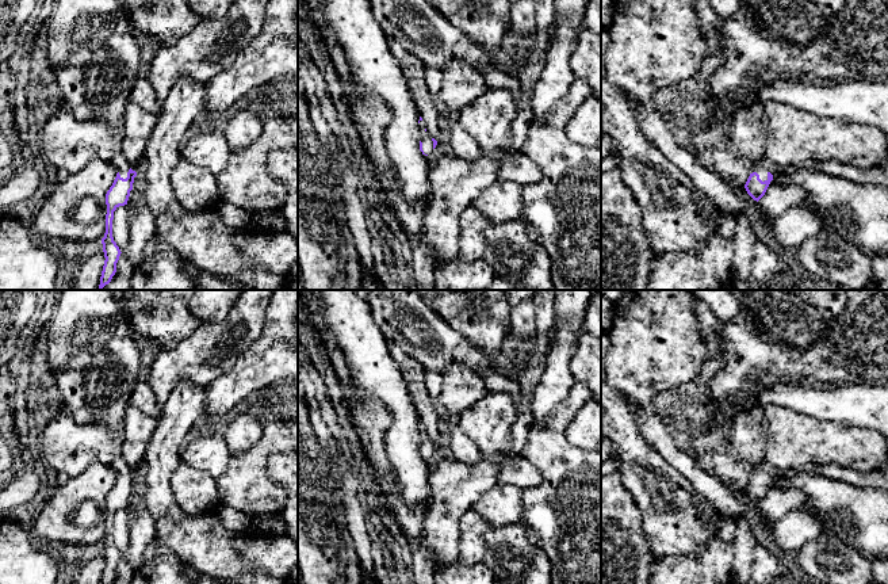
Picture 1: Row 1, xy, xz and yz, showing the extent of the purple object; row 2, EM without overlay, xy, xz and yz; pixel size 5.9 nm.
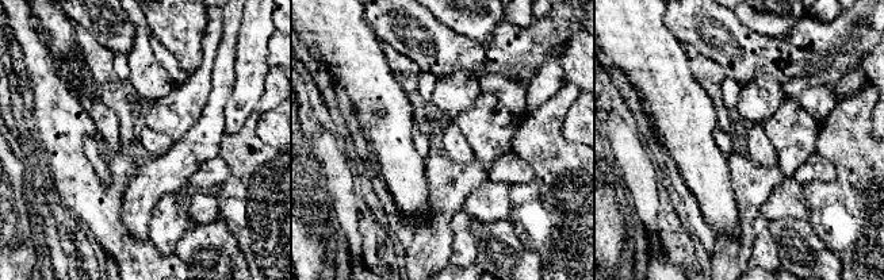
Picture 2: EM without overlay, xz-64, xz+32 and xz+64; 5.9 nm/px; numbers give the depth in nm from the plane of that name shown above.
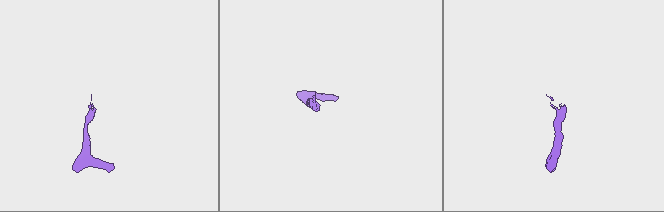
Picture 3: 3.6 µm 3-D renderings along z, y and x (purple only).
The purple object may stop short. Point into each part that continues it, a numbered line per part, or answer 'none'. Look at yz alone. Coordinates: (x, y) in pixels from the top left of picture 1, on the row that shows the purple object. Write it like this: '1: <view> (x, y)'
1: yz (758, 167)

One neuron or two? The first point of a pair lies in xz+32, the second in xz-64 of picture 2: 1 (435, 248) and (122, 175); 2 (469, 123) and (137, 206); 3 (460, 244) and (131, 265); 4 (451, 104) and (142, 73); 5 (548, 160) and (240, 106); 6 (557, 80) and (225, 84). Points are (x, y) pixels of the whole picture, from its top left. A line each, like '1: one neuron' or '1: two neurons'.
1: two neurons
2: two neurons
3: two neurons
4: one neuron
5: two neurons
6: two neurons

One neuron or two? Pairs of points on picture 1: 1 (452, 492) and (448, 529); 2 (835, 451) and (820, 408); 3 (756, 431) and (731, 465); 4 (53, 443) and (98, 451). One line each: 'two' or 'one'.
1: one
2: two
3: one
4: one

